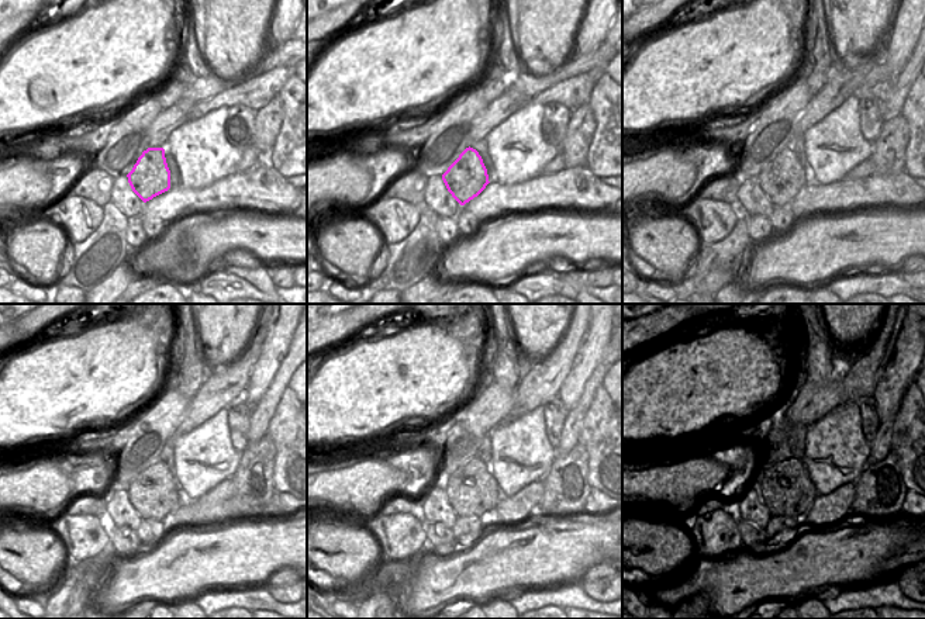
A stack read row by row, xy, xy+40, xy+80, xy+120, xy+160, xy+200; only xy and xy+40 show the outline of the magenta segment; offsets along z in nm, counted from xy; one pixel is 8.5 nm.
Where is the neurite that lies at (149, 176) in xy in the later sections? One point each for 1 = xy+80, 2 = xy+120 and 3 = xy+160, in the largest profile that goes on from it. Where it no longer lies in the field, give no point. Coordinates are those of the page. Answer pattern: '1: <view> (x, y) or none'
1: xy+80 (782, 179)
2: xy+120 (154, 494)
3: xy+160 (472, 490)

